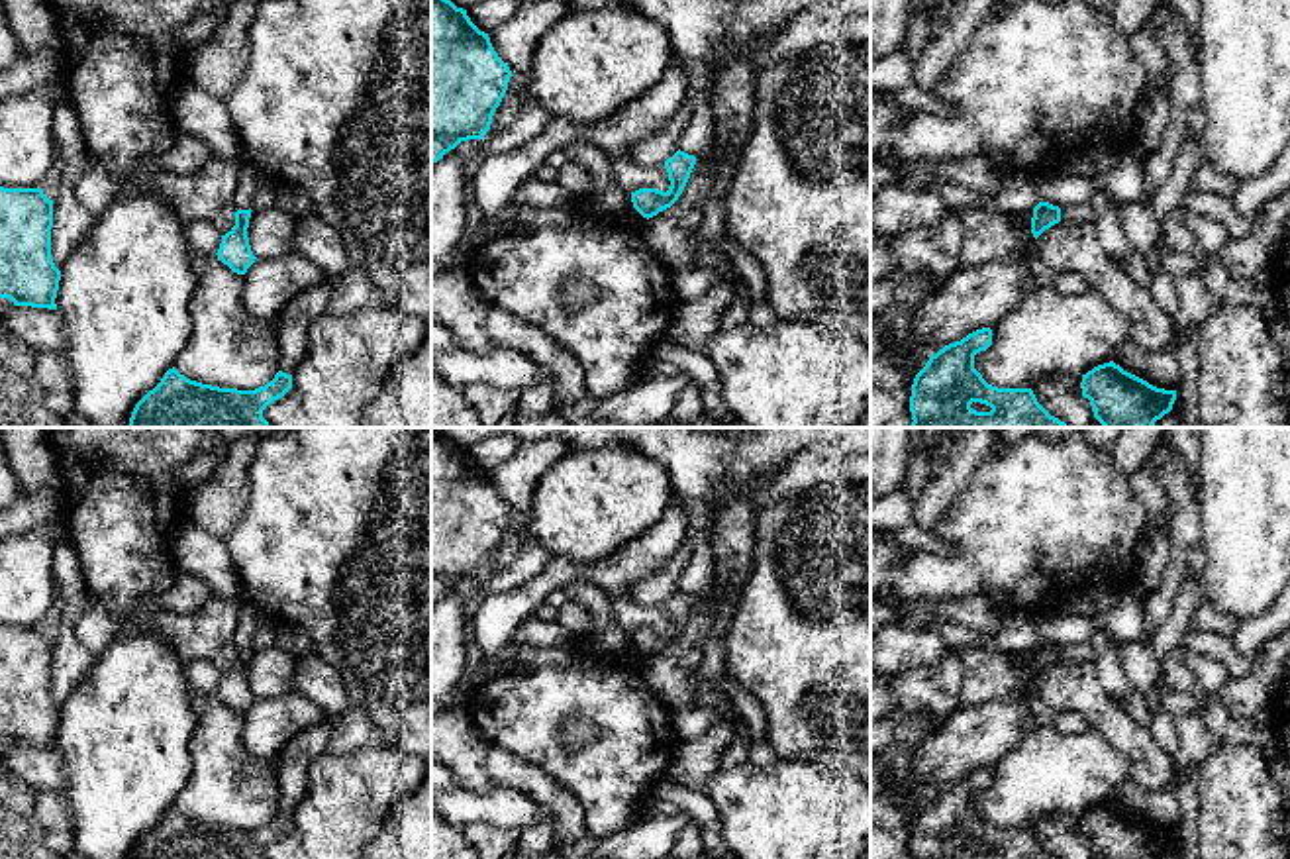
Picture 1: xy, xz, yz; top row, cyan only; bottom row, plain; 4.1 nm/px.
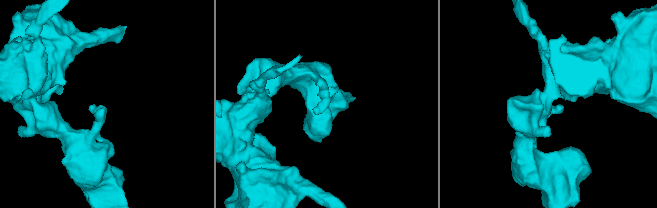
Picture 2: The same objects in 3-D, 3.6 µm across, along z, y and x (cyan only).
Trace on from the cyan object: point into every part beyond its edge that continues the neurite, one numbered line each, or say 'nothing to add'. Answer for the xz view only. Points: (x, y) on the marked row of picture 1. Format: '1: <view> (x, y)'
nothing to add

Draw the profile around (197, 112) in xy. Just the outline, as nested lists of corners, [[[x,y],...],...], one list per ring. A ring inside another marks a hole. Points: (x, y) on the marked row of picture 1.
[[[188,82],[174,94],[171,114],[180,135],[204,141],[212,155],[241,159],[241,141],[225,100]]]

